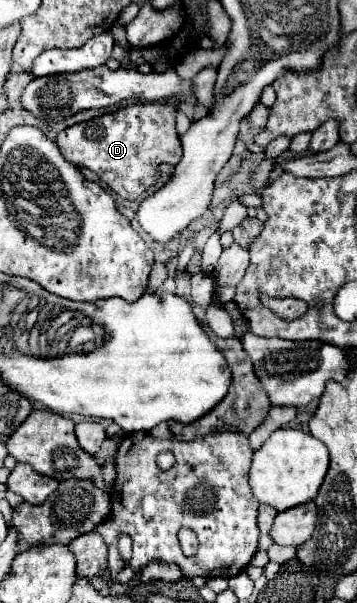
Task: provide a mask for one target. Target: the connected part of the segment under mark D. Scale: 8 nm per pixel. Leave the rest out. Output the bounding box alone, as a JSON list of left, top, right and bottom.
[56,102,182,200]

